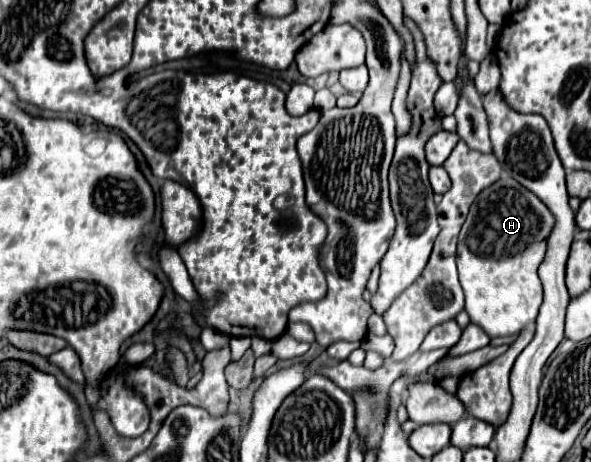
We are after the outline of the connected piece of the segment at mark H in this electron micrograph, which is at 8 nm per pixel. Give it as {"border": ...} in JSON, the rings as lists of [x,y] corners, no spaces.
{"border":[[[499,179],[491,187],[479,193],[467,221],[461,227],[457,243],[457,269],[459,281],[465,291],[465,311],[471,323],[479,325],[489,337],[503,337],[519,333],[527,323],[533,323],[543,303],[543,285],[537,275],[541,261],[545,259],[547,237],[553,229],[553,213],[531,191],[513,179]]]}

